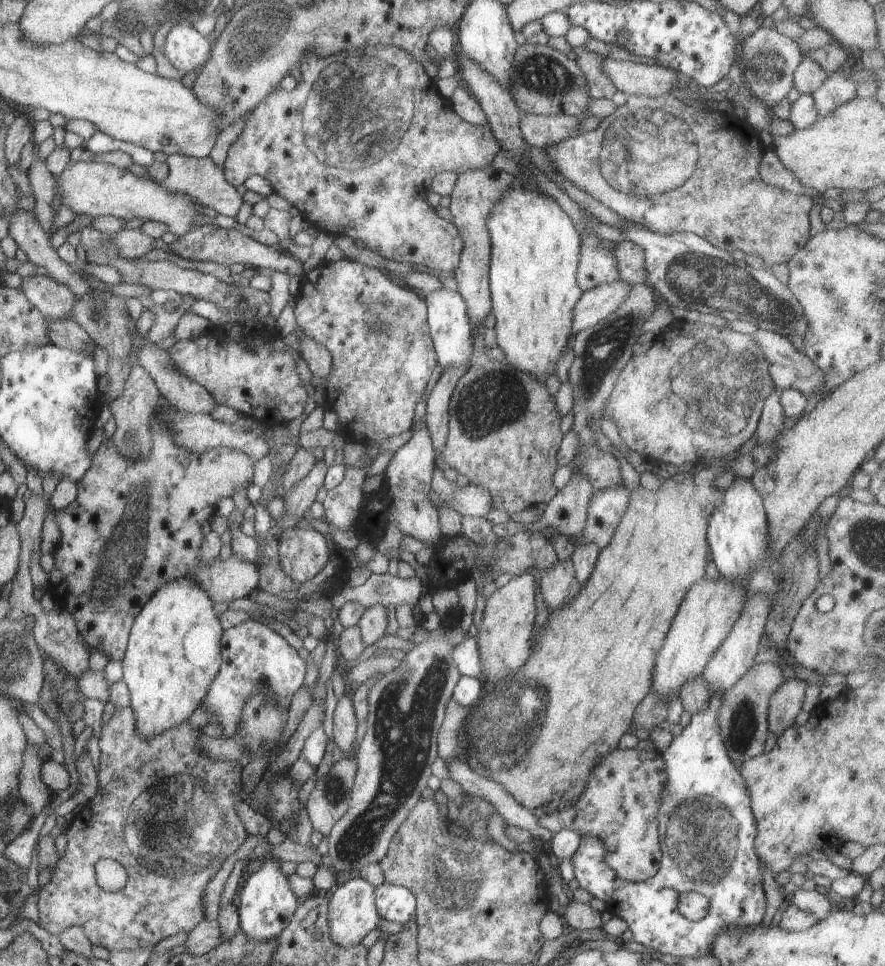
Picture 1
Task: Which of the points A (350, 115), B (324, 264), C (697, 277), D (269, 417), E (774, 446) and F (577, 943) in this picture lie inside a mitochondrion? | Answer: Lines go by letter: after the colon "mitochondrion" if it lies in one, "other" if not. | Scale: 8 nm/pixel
A: mitochondrion
B: other
C: mitochondrion
D: other
E: other
F: other

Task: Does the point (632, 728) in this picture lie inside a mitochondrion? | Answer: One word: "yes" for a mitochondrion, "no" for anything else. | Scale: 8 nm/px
no

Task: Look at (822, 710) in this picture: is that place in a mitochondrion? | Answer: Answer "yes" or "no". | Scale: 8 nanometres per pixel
no

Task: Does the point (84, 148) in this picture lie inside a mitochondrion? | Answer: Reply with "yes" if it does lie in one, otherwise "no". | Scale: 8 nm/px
no

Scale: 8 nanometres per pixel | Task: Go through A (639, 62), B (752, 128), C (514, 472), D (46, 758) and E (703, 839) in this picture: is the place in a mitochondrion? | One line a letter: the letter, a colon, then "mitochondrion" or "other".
A: other
B: other
C: other
D: other
E: mitochondrion

